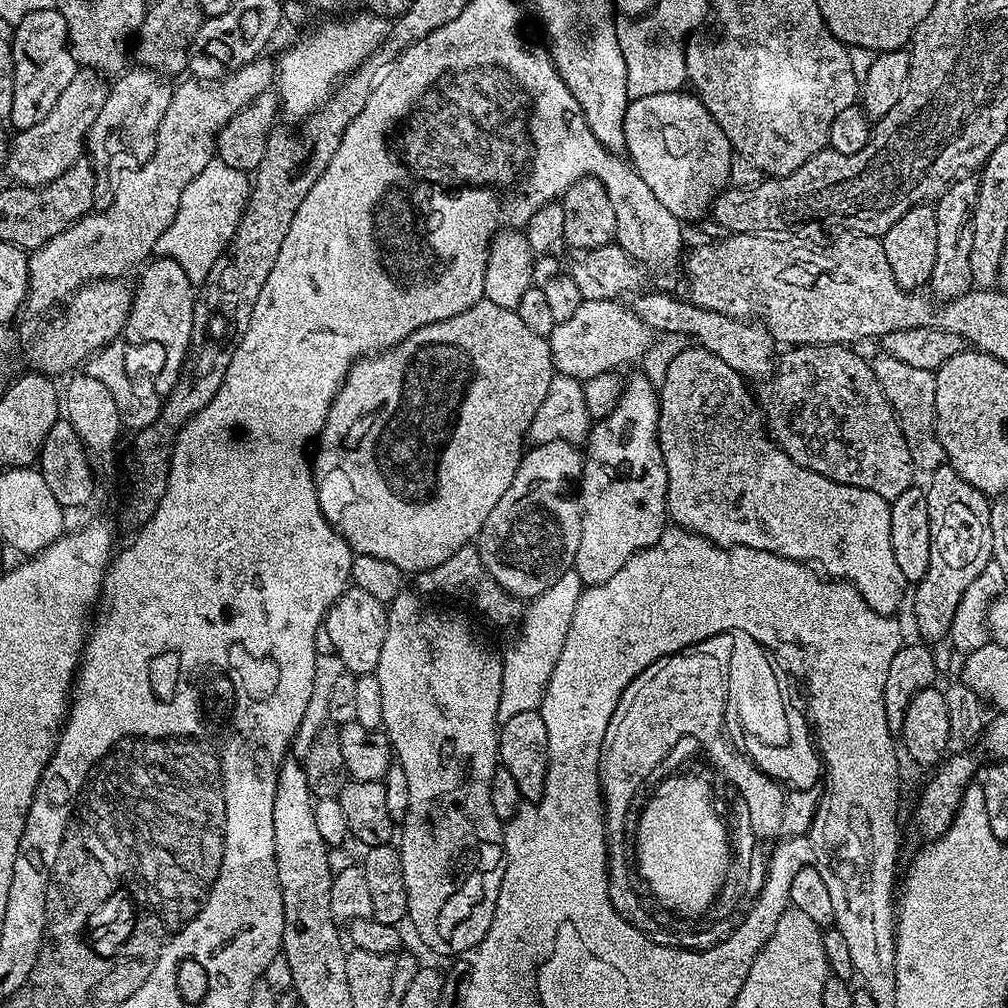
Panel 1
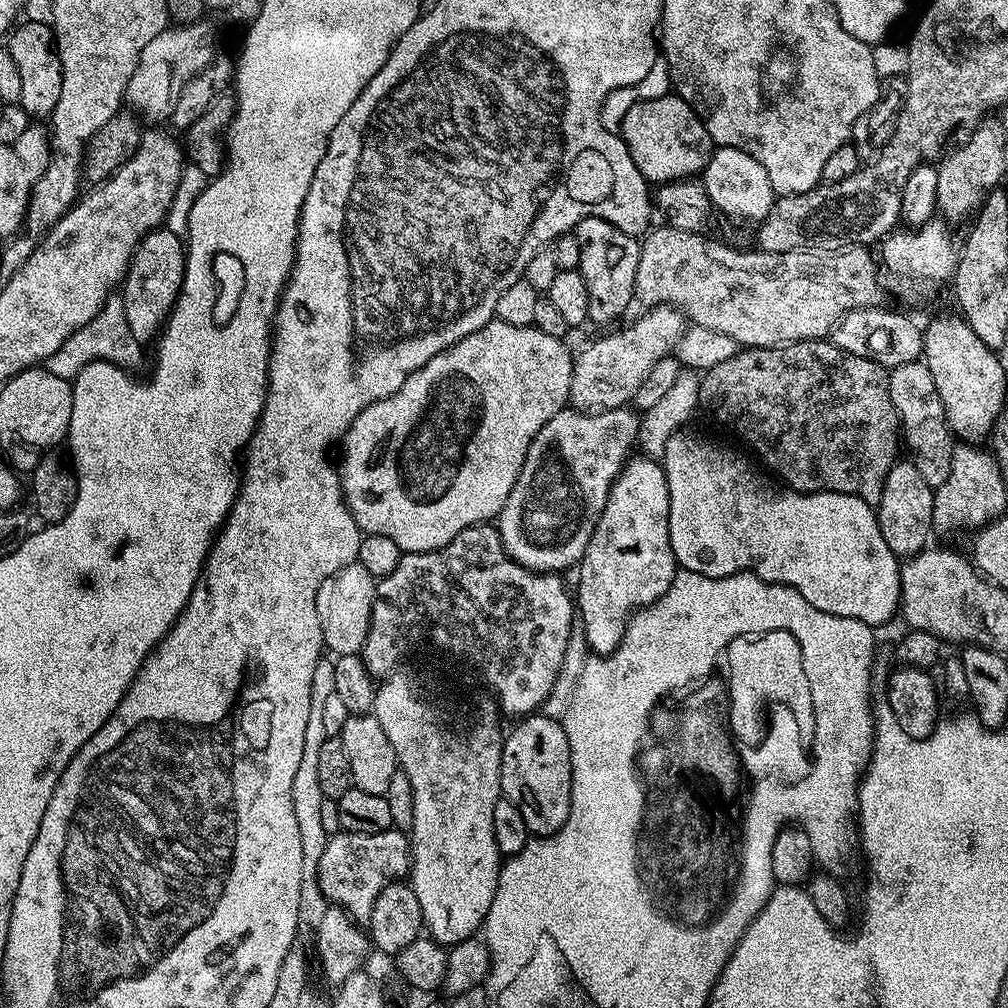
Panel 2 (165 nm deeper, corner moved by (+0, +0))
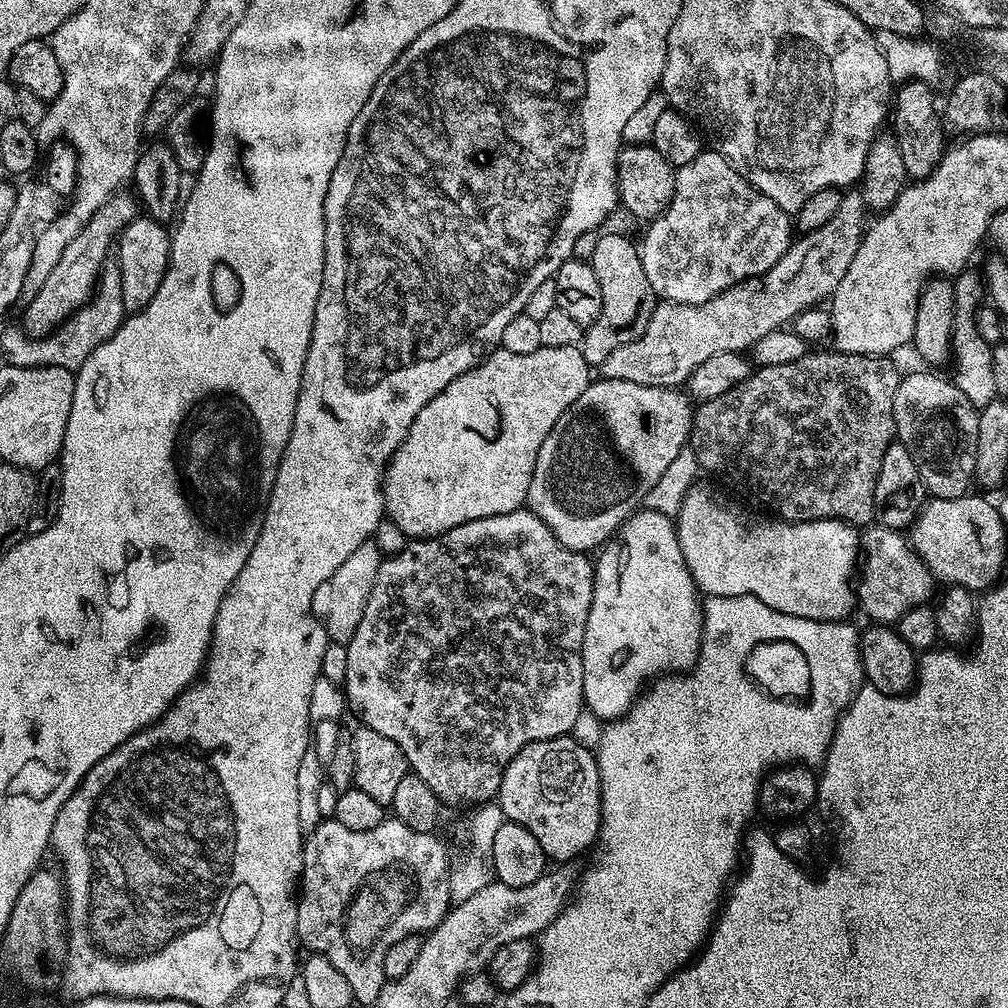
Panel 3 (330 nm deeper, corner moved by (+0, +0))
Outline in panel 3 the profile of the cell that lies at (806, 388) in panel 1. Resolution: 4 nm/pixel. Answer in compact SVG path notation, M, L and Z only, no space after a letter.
M809 350L802 358L798 358L794 362L786 362L786 366L766 366L765 368L757 367L748 375L746 382L738 382L738 386L734 386L732 390L726 390L726 394L718 394L718 398L703 401L692 413L692 435L690 437L690 447L697 459L699 467L706 473L713 472L716 476L725 476L728 480L733 480L736 484L741 484L748 492L753 492L760 500L768 500L768 504L772 508L776 508L775 515L781 520L844 520L847 524L853 526L868 526L874 520L874 482L878 478L878 470L882 466L882 454L886 452L888 447L894 442L896 434L896 423L894 422L894 394L898 390L902 379L902 372L896 369L895 359L888 356L859 356L858 354L846 354L845 352L837 352L835 350L827 350L828 352L816 352Z

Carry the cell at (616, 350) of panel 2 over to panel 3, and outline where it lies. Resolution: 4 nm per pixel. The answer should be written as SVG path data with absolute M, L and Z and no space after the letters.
M845 191L840 197L840 205L834 218L830 218L826 226L813 232L805 232L799 238L793 239L788 245L788 251L782 254L782 258L778 258L778 262L774 262L774 266L770 266L770 270L766 270L762 275L730 286L724 292L719 292L717 296L710 298L710 302L657 303L654 314L642 335L626 346L618 346L618 350L614 350L614 354L610 354L610 358L606 358L606 362L599 365L599 375L606 380L625 380L646 386L676 388L683 385L692 372L698 370L702 362L706 362L706 358L751 349L752 345L758 342L758 338L770 334L775 328L787 325L799 312L823 305L836 293L842 278L846 278L846 270L850 270L850 262L854 262L854 254L858 254L860 239L864 237L866 231L864 216L866 217L866 209L863 191Z

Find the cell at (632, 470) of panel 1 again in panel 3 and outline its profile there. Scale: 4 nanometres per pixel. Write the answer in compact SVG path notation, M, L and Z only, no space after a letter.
M647 510L633 512L616 529L616 535L599 549L598 555L592 573L594 594L582 642L584 702L601 721L616 722L636 703L642 689L653 678L661 674L683 674L696 665L704 618L701 601L696 601L698 589L682 558L671 517Z

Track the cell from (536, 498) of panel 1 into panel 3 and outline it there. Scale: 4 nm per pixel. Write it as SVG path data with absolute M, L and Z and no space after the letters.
M593 379L588 388L582 390L582 394L578 394L576 401L566 410L566 414L562 414L562 418L558 418L558 422L554 422L554 430L550 430L550 434L546 434L546 438L542 442L542 450L538 450L538 458L534 462L534 474L530 478L530 490L526 501L527 507L538 518L542 518L542 522L546 522L546 526L552 531L554 538L558 538L558 542L562 542L562 546L566 546L570 551L588 554L591 553L591 548L599 549L601 545L611 540L616 535L616 529L643 505L651 487L658 482L658 478L665 474L666 468L689 443L692 435L693 411L693 401L683 391L676 388L646 386L625 380Z

